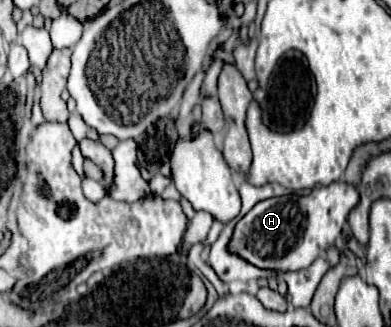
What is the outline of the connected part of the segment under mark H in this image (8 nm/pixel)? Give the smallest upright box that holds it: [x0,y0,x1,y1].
[229,181,359,273]

